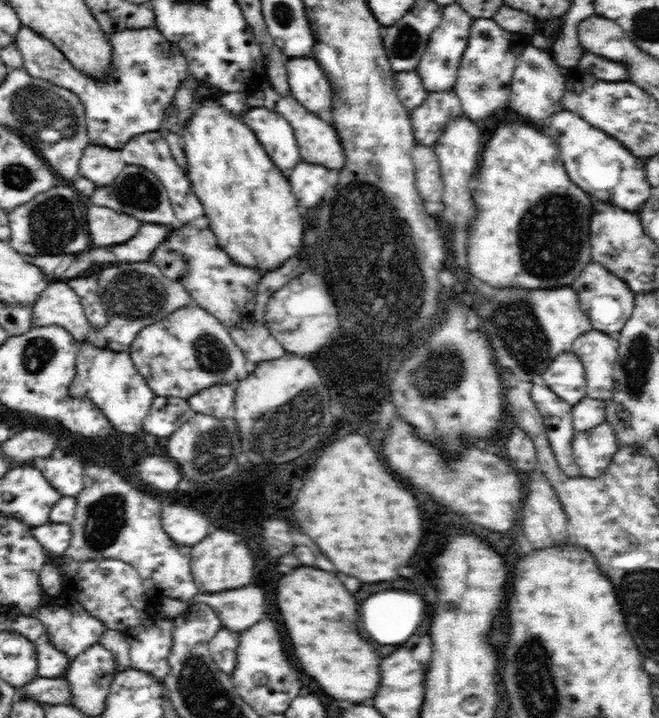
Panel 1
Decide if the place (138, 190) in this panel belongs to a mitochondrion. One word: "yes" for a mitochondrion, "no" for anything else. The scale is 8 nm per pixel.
yes

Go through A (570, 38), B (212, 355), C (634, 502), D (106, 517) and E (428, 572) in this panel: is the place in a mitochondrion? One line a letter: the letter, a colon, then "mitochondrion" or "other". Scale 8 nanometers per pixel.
A: other
B: mitochondrion
C: other
D: mitochondrion
E: other

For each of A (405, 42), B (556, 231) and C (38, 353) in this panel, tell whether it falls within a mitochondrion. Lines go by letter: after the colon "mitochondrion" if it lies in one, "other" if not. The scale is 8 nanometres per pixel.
A: mitochondrion
B: mitochondrion
C: mitochondrion

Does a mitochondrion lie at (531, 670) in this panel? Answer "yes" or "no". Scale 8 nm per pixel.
yes

